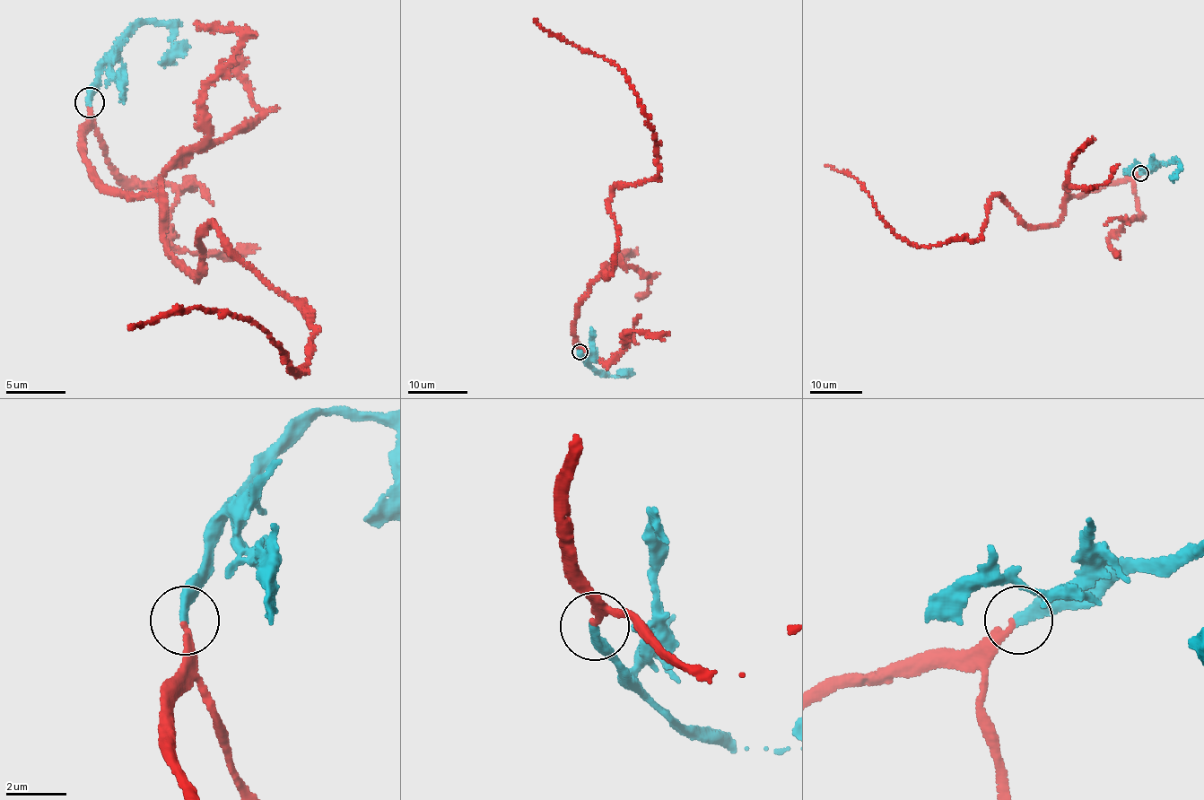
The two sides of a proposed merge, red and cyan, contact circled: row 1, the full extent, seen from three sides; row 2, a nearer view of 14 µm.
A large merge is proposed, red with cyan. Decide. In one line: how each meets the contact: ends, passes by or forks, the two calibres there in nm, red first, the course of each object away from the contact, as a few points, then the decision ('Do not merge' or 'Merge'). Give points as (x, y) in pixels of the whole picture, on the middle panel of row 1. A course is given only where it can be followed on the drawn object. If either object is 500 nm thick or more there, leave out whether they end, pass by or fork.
At the ring red ends. At the ring cyan ends. Thickness 240 nm (red) against 320 nm. Course of red: (580, 351), (580, 300), (614, 270), (612, 189), (659, 174), (658, 144), (617, 66), (533, 18). Course of cyan: (580, 352), (585, 362), (606, 374), (622, 374). Merge

